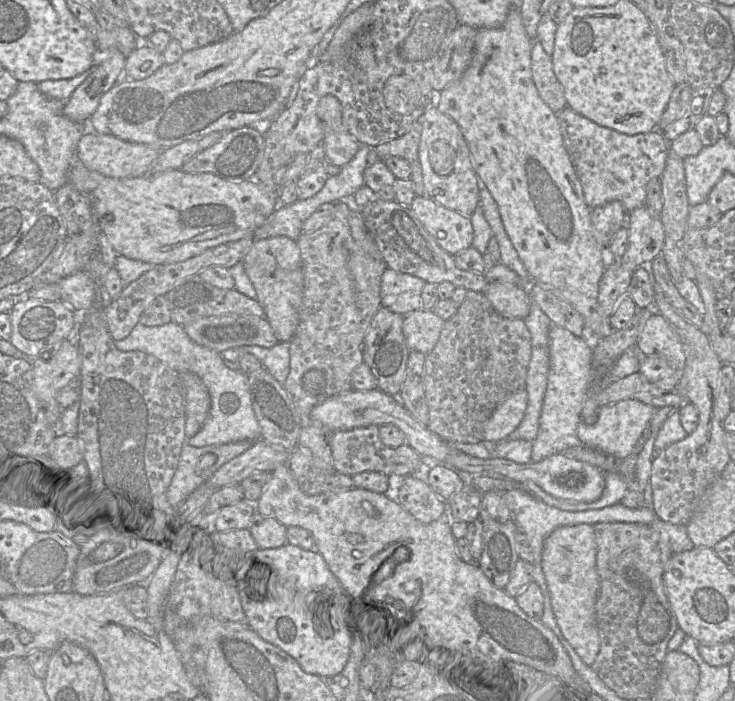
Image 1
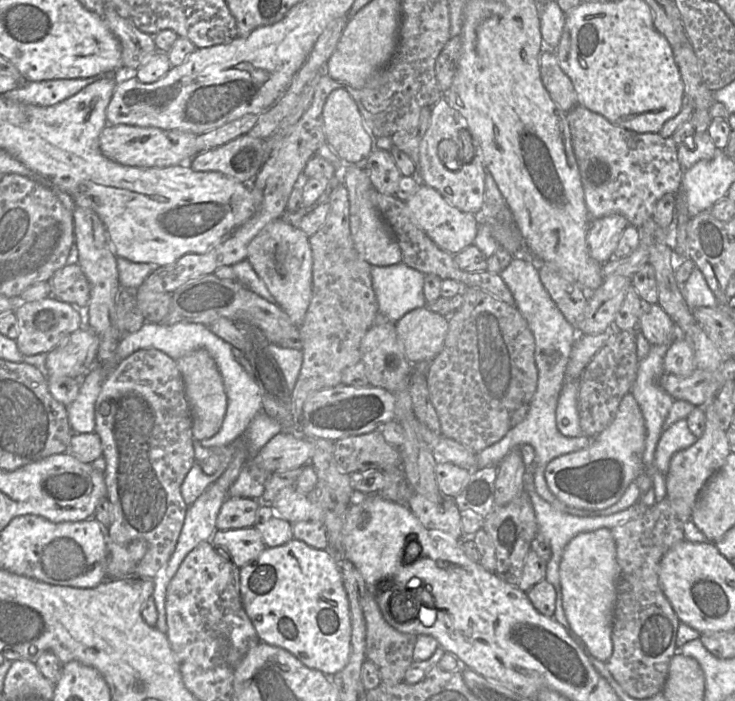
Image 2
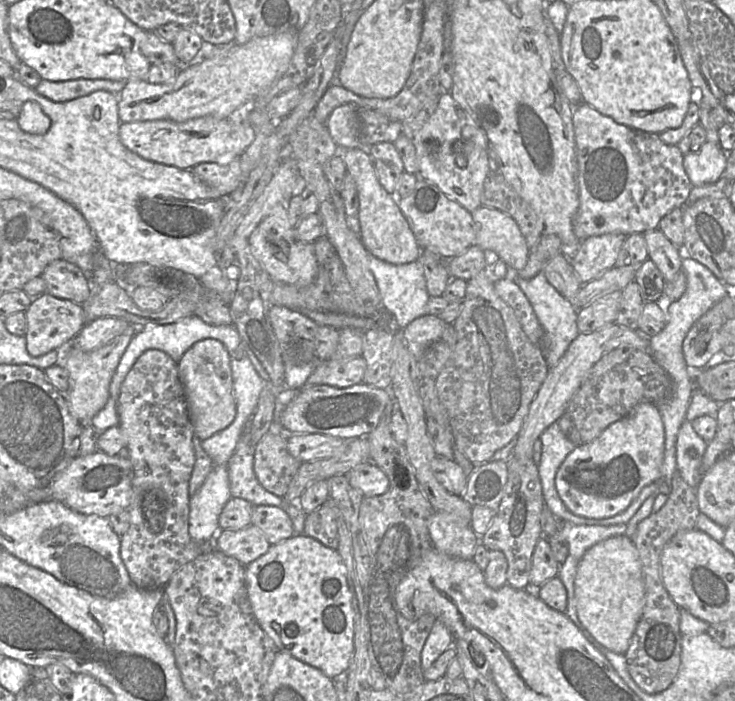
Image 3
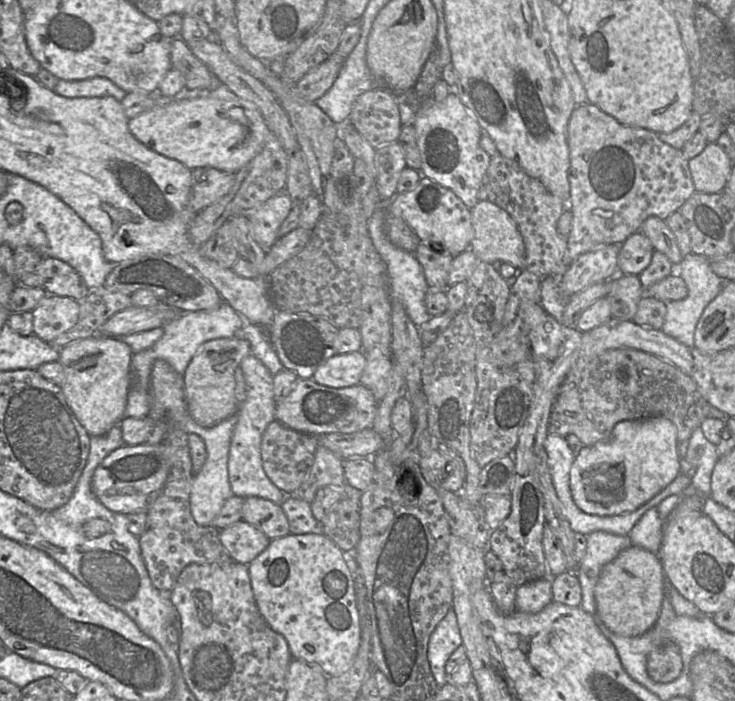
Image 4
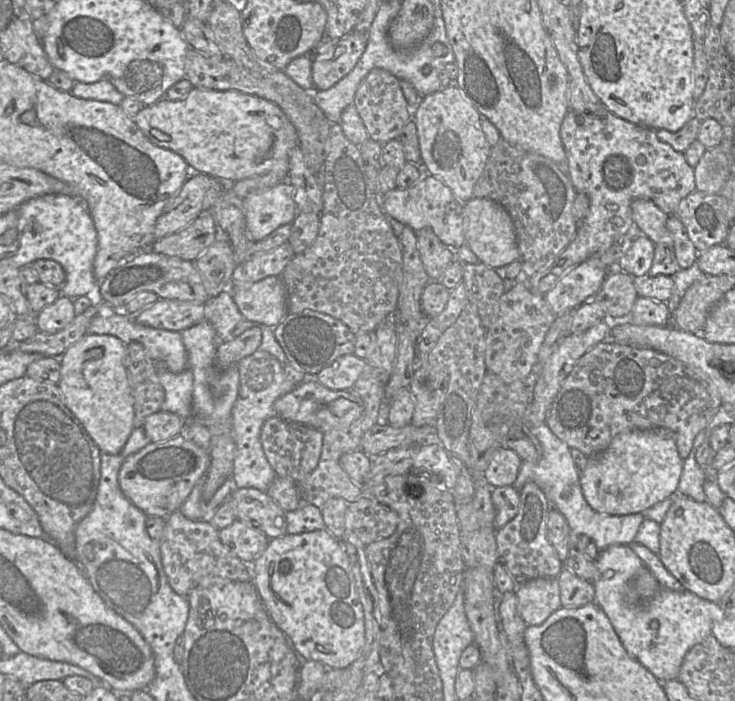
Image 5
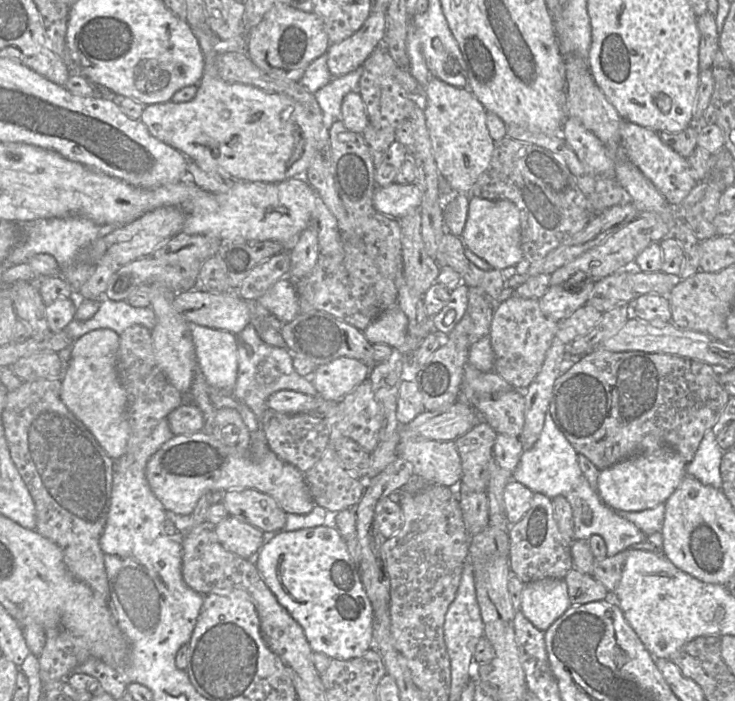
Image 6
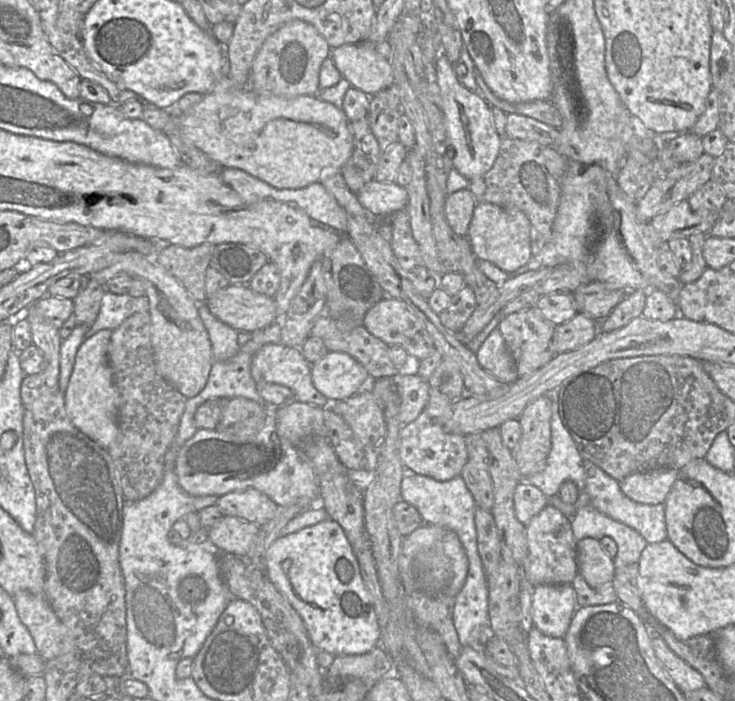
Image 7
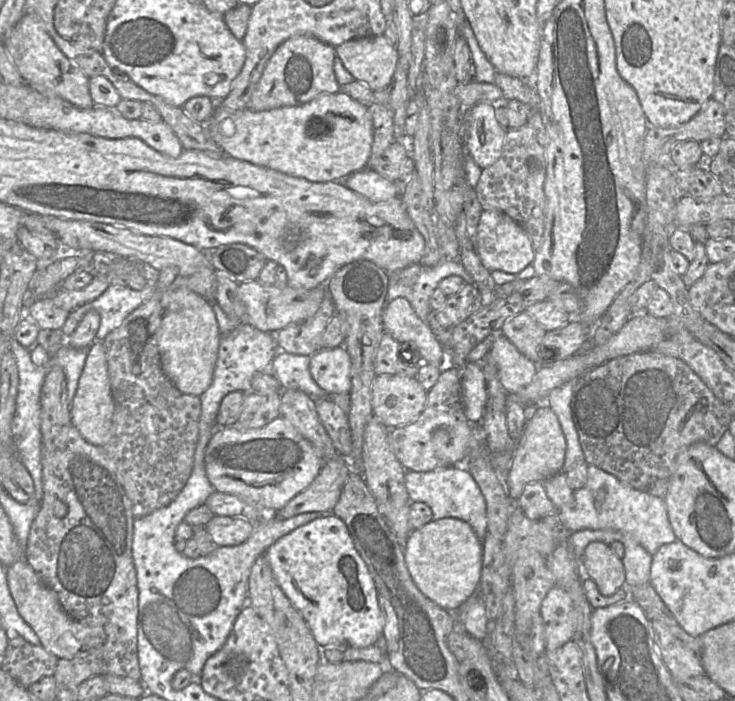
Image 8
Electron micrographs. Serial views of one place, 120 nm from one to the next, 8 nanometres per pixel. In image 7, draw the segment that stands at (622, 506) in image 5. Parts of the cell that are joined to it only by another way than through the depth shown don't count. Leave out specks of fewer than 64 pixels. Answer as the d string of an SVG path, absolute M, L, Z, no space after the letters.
M663 468L632 473L619 481L621 491L642 504L662 504L678 475L678 469Z

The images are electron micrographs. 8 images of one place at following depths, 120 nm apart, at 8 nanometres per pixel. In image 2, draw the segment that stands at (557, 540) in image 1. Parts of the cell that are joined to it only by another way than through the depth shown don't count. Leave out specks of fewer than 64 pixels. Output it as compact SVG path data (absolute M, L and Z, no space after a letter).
M609 528L580 533L572 538L563 550L559 565L559 577L565 616L571 629L587 645L590 654L604 663L613 652L611 633L619 574L620 569L616 560L615 541Z

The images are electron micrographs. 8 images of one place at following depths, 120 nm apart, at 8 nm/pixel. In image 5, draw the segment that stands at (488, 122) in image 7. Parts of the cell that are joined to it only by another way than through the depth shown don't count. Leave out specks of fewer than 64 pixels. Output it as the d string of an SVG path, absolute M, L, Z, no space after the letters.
M450 85L422 97L413 109L410 120L414 120L417 127L421 162L427 174L440 179L463 204L469 201L474 197L474 187L484 171L492 148L482 130L480 113L464 97L458 86Z

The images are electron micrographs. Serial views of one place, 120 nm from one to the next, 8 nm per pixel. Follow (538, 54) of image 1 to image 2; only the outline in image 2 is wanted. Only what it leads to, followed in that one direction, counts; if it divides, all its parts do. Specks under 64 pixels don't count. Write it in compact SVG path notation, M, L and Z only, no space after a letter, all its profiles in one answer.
M541 53L540 74L544 87L558 108L568 113L578 105L572 81L559 66L555 53Z

